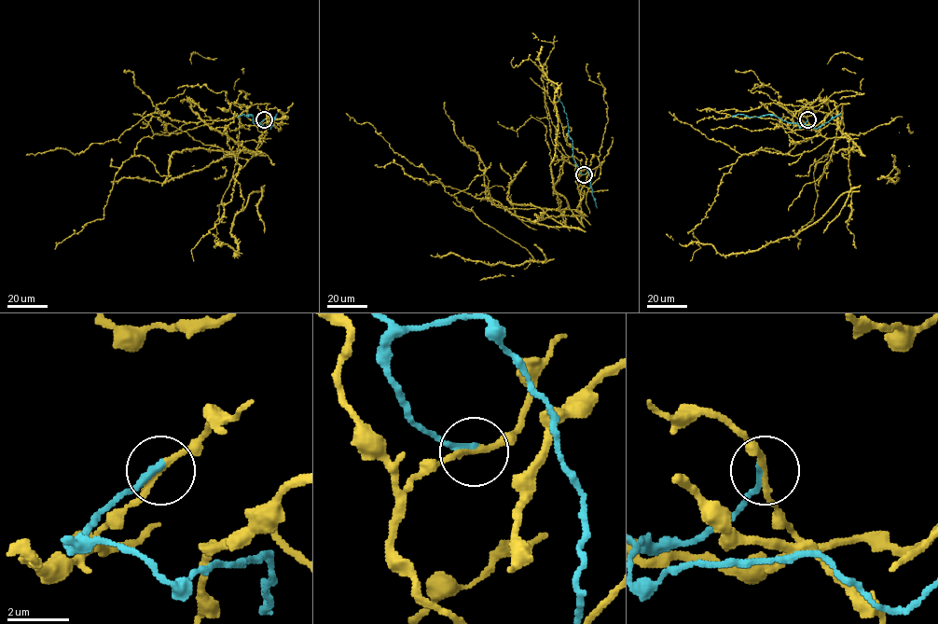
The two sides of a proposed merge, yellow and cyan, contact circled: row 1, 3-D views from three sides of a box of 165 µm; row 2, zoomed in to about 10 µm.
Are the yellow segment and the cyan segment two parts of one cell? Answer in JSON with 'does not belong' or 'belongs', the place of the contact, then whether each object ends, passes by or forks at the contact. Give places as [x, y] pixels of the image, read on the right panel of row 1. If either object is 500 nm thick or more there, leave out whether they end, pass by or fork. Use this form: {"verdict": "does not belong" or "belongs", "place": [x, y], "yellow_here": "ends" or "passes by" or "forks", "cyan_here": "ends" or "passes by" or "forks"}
{"verdict": "does not belong", "place": [807, 119], "yellow_here": "passes by", "cyan_here": "ends"}

